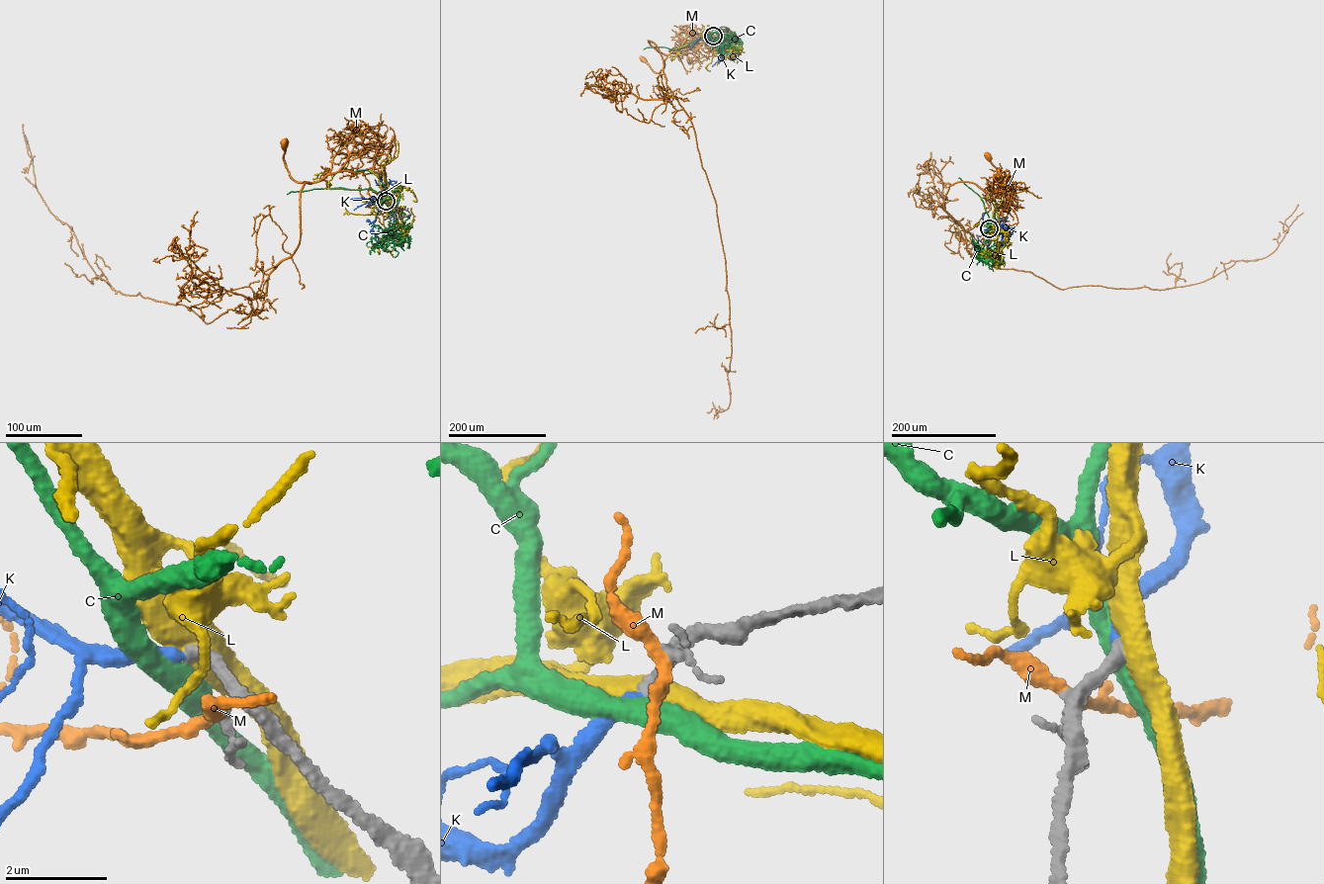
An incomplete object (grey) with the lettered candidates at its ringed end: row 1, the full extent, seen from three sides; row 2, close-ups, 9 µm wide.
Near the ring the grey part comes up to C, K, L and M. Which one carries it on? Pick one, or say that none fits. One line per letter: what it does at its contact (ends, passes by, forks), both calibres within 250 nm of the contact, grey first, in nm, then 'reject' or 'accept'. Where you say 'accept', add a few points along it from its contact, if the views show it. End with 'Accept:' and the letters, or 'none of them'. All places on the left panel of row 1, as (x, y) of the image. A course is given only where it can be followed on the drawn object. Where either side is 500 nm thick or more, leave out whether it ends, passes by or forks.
C: it passes by | 260/400 nm | reject
K: it ends | 240/240 nm | accept | via (386, 201), (380, 197), (384, 191), (380, 208), (393, 214), (394, 233), (383, 243)
L: 280/500 nm | reject
M: it passes by | 190/280 nm | reject
Accept: K

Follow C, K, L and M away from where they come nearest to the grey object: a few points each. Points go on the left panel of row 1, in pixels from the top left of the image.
C: (386, 201), (396, 215), (395, 221), (405, 229), (404, 240), (389, 242), (390, 217), (397, 211), (404, 213)
K: (386, 201), (380, 197), (384, 191), (380, 208), (393, 214), (394, 233), (383, 243)
L: (386, 201), (397, 222), (393, 224), (390, 235), (378, 217), (349, 213), (344, 205), (348, 203)
M: (386, 202), (374, 201), (363, 171), (342, 171), (316, 181), (298, 182), (284, 162), (286, 143)

